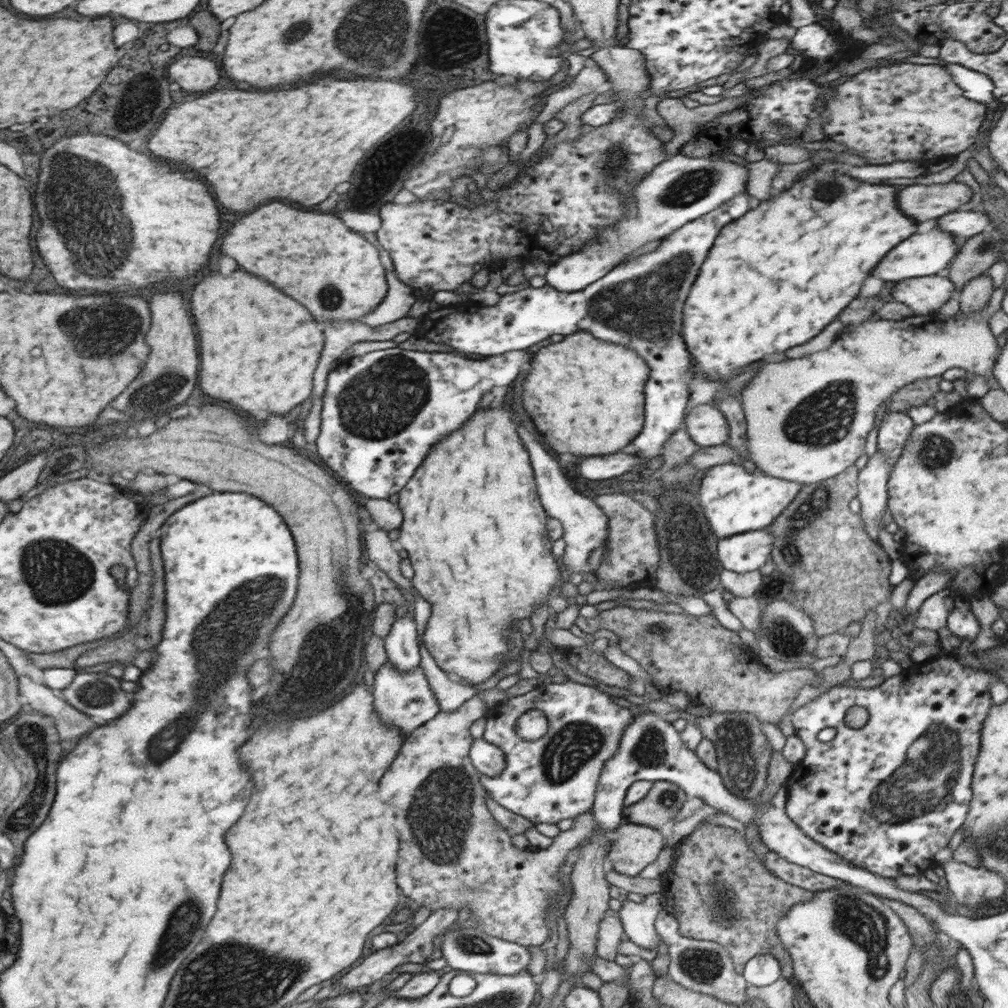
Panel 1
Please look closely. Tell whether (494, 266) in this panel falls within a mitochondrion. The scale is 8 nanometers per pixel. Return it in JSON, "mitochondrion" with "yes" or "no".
{"mitochondrion":"no"}

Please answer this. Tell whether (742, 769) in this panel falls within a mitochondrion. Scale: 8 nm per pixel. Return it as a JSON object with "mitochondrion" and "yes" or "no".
{"mitochondrion":"yes"}

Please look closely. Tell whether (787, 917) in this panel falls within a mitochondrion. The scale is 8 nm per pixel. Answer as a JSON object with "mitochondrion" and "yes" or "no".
{"mitochondrion":"no"}

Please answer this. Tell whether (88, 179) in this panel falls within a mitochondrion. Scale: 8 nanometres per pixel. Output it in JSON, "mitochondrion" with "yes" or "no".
{"mitochondrion":"yes"}

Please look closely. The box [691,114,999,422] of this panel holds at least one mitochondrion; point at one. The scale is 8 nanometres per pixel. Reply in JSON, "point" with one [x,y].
{"point":[833,189]}

